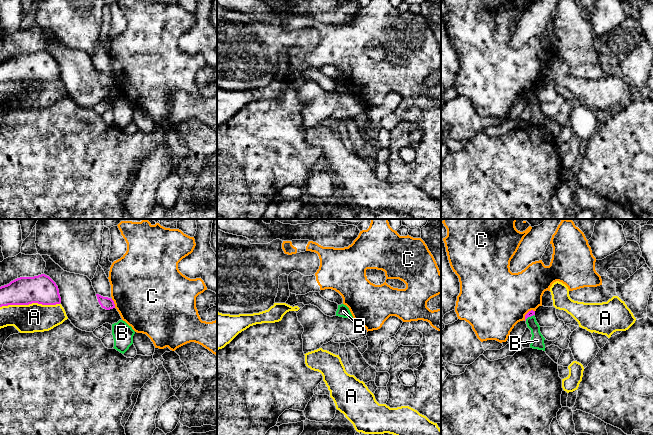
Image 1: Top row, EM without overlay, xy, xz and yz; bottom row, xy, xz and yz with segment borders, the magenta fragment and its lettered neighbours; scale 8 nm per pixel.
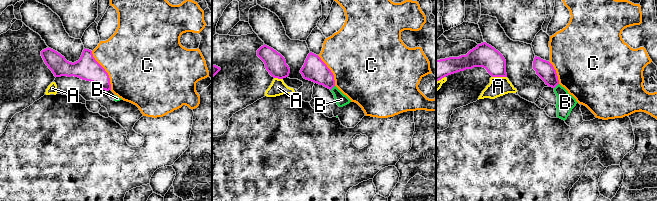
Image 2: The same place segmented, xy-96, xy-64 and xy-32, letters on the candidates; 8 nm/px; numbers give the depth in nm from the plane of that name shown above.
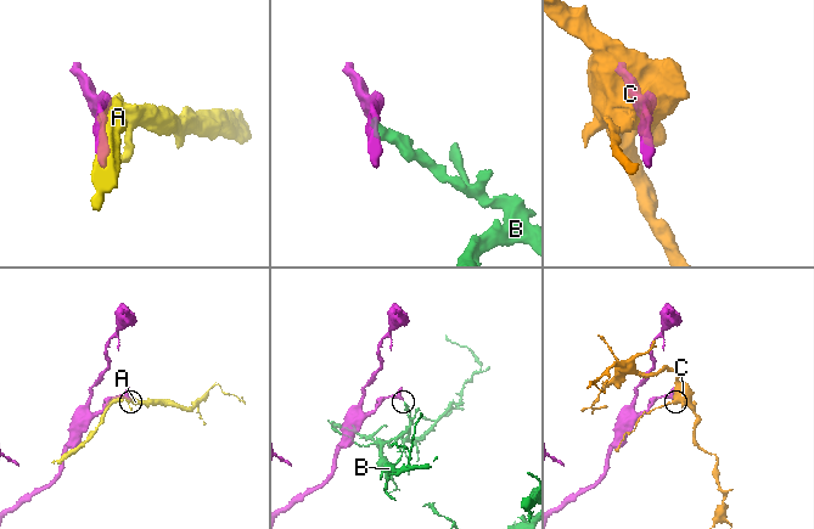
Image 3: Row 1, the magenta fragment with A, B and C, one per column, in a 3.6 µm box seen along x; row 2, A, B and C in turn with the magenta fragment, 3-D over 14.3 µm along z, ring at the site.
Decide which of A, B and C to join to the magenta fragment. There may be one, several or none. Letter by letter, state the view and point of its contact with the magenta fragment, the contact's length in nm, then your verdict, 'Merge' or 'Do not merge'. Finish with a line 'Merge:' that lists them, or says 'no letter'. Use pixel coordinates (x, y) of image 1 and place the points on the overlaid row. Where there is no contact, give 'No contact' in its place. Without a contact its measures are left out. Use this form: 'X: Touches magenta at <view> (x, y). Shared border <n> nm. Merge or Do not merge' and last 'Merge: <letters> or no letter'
A: Touches magenta at xy (29, 303). Shared border 480 nm. Do not merge
B: Touches magenta at yz (529, 316). Shared border 90 nm. Do not merge
C: Touches magenta at xy (113, 303). Shared border 80 nm. Do not merge
Merge: no letter

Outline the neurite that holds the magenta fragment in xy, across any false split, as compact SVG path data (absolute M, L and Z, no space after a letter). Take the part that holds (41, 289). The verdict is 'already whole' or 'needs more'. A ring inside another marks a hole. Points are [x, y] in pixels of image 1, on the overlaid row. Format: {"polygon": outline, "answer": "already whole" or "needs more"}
{"polygon": "M47 275L20 277L0 287L0 307L8 305L56 305L61 303L56 283Z", "answer": "already whole"}

